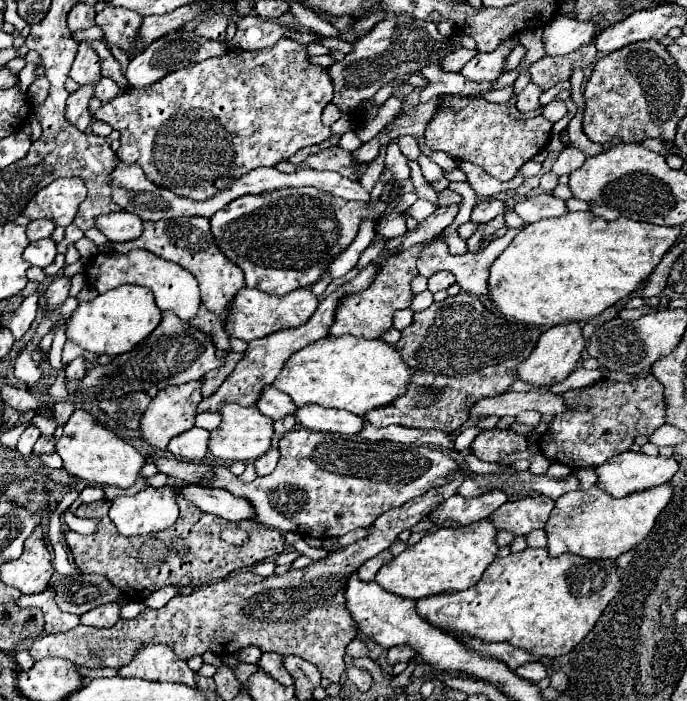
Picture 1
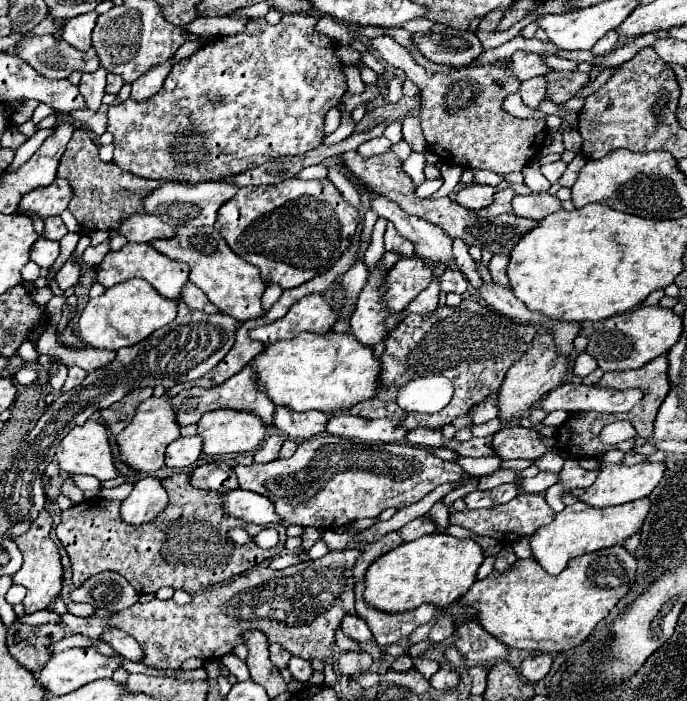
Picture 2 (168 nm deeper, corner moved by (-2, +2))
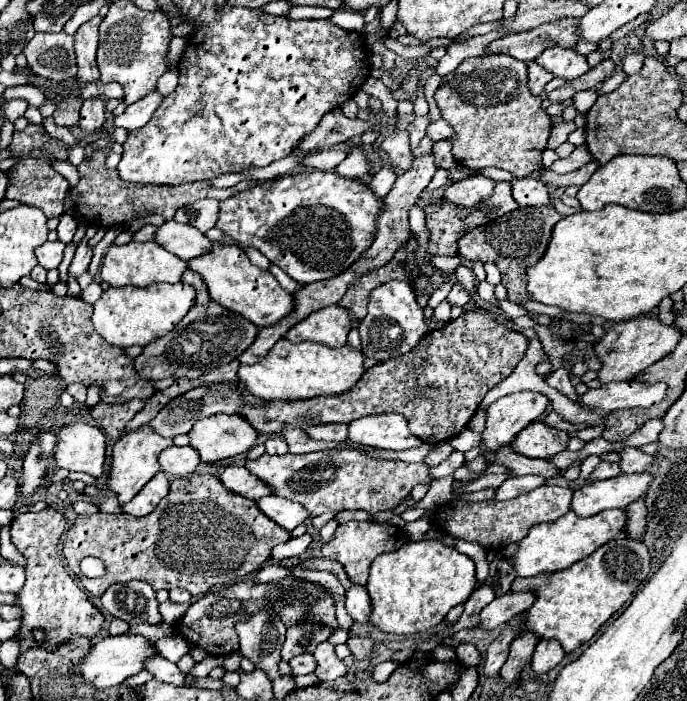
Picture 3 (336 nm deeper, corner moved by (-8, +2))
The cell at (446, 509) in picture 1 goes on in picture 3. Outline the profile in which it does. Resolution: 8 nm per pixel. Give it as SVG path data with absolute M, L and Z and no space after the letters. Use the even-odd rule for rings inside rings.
M522 475L522 477L510 477L506 479L498 491L496 491L496 501L506 501L506 499L514 499L522 493L528 493L540 485L544 485L546 479L540 477L540 475Z

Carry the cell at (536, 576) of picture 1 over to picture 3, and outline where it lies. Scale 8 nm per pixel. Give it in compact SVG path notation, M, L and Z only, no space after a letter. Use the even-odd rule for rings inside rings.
M618 535L564 571L516 579L512 583L512 591L536 589L536 605L532 605L532 609L520 617L522 627L538 633L542 639L560 641L562 649L572 653L596 635L596 631L634 595L640 583L648 579L648 573L650 553L646 545L640 539Z

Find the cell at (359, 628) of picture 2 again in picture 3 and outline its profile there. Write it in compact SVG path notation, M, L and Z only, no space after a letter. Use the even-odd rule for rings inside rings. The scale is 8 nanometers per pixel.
M352 585L346 591L346 609L352 619L356 619L360 623L368 621L368 613L372 613L372 607L370 607L370 597L368 597L366 587Z

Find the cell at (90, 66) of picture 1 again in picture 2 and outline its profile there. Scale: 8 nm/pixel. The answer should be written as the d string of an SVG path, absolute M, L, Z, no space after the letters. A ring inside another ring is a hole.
M98 69L94 73L82 73L82 81L78 87L80 87L80 93L86 97L88 109L98 111L102 105L104 87L106 87L106 71Z

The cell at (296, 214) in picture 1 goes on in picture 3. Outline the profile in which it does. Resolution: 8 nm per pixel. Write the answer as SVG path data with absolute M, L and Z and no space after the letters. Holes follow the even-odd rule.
M300 171L274 181L264 181L264 185L254 185L220 201L216 227L240 243L254 245L270 259L270 263L282 267L282 271L286 271L292 279L306 285L336 277L358 261L376 237L376 219L382 209L384 199L376 197L370 187L356 179L346 179L332 171Z

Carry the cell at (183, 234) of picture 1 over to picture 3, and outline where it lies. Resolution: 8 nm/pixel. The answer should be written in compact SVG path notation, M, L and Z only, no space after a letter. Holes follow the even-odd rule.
M214 243L212 253L206 253L188 261L188 267L192 267L192 271L204 277L204 283L208 285L212 301L228 307L230 311L244 315L248 321L256 323L260 329L276 325L278 321L282 321L294 311L292 293L286 293L268 269L260 269L252 265L248 255L236 245L228 247L222 243Z

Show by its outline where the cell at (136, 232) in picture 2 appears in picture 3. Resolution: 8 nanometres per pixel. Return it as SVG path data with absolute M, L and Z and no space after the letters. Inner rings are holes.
M166 221L162 227L158 227L156 243L184 261L212 251L212 241L204 233L192 225L182 225L176 221Z

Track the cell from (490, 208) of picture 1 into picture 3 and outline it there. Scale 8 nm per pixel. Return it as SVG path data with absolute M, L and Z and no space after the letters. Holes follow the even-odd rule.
M470 175L464 177L456 183L450 183L444 187L444 199L456 203L456 205L476 205L480 201L484 201L490 193L492 193L494 181L486 179L482 175Z

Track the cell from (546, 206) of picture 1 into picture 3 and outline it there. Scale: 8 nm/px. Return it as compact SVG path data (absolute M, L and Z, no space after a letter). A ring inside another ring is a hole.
M524 177L512 181L512 197L522 207L534 207L534 205L550 205L548 187L536 179L536 177Z

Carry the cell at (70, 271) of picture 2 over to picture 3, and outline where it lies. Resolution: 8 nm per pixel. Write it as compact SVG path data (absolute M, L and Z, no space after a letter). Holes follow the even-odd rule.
M88 227L88 231L86 231L82 243L80 243L78 249L76 249L76 255L74 255L72 265L70 265L70 273L72 273L74 277L80 277L82 273L88 271L90 259L92 259L92 255L94 255L94 249L88 245L88 241L94 237L94 233L96 233L96 229L94 229L94 227Z

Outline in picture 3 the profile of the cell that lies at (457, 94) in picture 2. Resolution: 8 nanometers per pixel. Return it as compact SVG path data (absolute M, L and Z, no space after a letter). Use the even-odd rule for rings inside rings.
M482 55L464 59L456 71L452 71L442 79L434 99L438 103L442 119L448 121L456 131L456 137L452 139L452 155L460 165L476 171L484 167L498 167L510 171L516 179L536 175L544 169L542 153L546 151L552 121L548 113L540 107L542 99L530 93L526 69L528 67L524 61L516 61L508 55Z

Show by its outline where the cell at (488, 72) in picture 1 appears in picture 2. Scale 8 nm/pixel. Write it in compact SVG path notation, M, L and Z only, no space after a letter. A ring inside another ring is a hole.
M516 51L508 65L506 65L506 71L510 71L516 79L520 81L526 81L530 77L536 77L536 75L546 75L550 69L540 61L540 57L536 53L526 53L526 51Z

